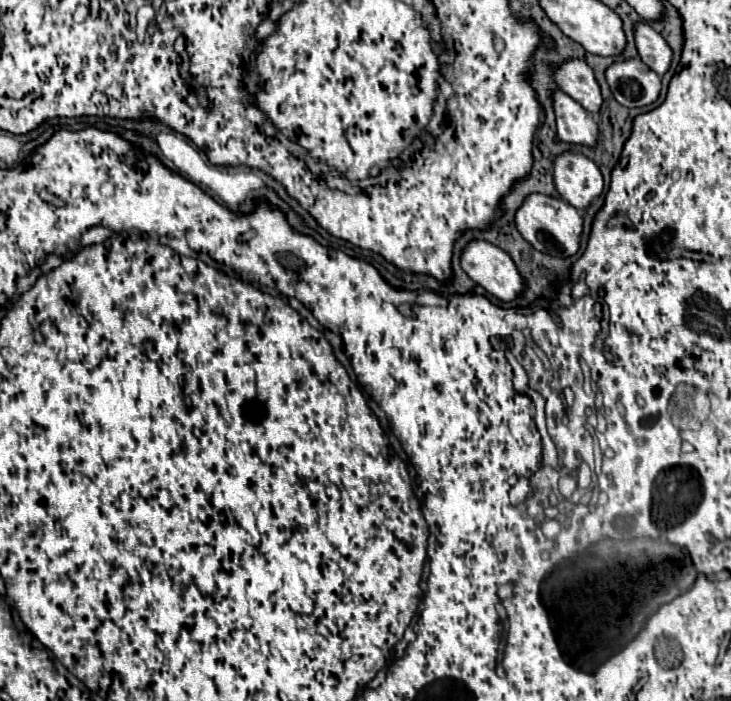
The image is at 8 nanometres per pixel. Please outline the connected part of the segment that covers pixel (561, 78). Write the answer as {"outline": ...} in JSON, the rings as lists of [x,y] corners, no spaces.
{"outline":[[[570,60],[556,70],[558,86],[576,102],[580,102],[588,112],[598,114],[602,108],[602,92],[594,78],[594,72],[584,60]]]}

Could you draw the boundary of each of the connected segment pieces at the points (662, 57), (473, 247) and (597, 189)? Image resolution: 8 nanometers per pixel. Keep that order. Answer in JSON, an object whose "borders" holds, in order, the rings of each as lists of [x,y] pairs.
{"borders":[[[[646,22],[636,24],[634,34],[636,34],[636,48],[638,48],[638,54],[640,54],[642,62],[648,68],[652,68],[656,74],[664,76],[670,68],[670,62],[672,62],[672,48]]],[[[472,240],[466,246],[462,268],[474,282],[502,302],[512,302],[526,290],[526,282],[510,254],[486,240]]],[[[564,152],[556,158],[554,184],[558,194],[578,210],[586,210],[604,190],[600,168],[576,152]]]]}

